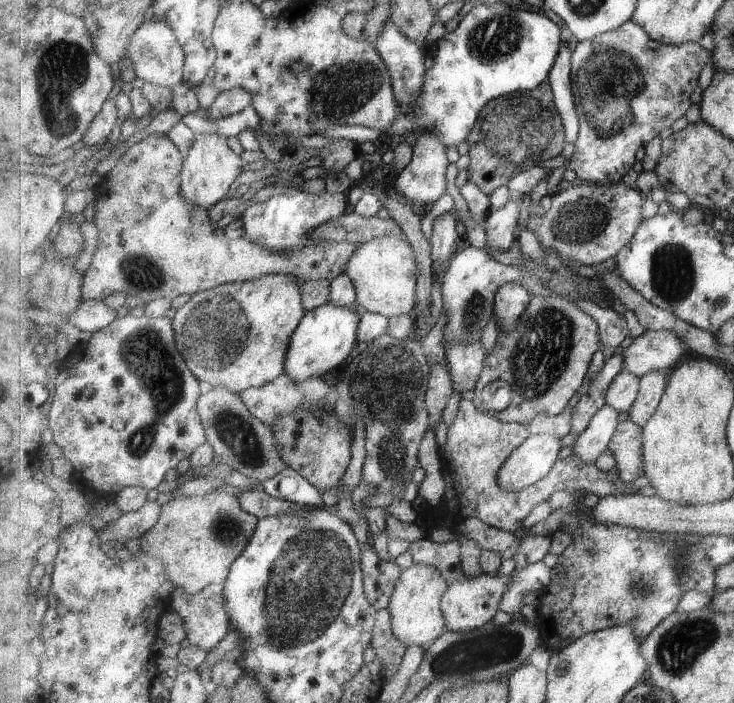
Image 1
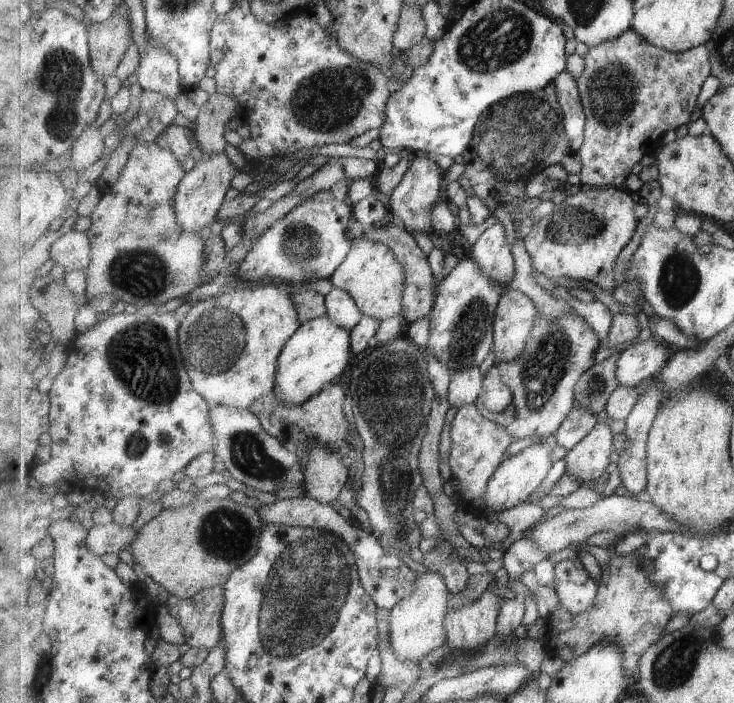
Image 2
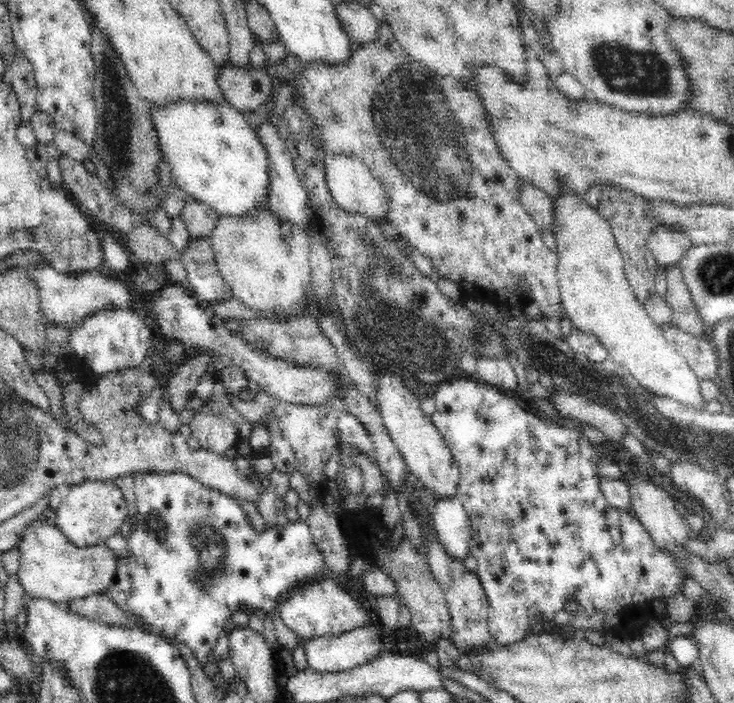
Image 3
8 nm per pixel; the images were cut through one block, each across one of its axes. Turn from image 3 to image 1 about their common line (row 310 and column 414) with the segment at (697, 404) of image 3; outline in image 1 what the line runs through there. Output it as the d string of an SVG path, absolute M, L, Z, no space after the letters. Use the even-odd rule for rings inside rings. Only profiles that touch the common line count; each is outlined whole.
M415 563L411 568L403 570L400 582L397 582L392 601L388 606L395 636L403 644L408 647L426 648L448 631L442 609L442 600L444 594L448 592L448 587L444 574L433 565Z

